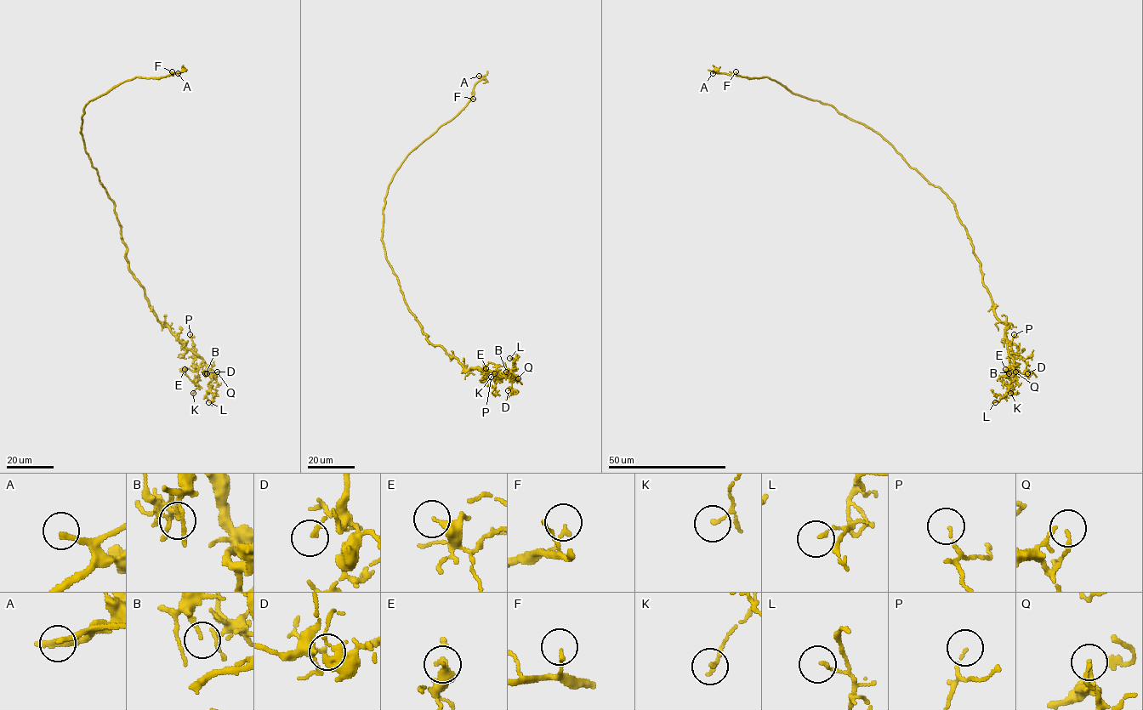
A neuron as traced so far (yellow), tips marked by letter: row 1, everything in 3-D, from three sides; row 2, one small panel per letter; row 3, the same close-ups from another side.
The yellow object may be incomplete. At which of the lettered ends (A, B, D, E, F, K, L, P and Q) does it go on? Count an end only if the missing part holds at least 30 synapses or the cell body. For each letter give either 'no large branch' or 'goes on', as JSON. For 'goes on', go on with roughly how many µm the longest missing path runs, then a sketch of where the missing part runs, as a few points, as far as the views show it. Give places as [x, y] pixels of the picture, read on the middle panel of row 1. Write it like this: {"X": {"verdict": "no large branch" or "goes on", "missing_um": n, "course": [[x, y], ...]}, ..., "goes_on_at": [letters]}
{"A": {"verdict": "goes on", "missing_um": 35, "course": [[479, 76], [469, 77], [469, 65], [476, 55], [476, 49], [486, 39], [493, 40]]}, "B": {"verdict": "no large branch"}, "D": {"verdict": "no large branch"}, "E": {"verdict": "no large branch"}, "F": {"verdict": "no large branch"}, "K": {"verdict": "no large branch"}, "L": {"verdict": "no large branch"}, "P": {"verdict": "no large branch"}, "Q": {"verdict": "no large branch"}, "goes_on_at": ["A"]}

